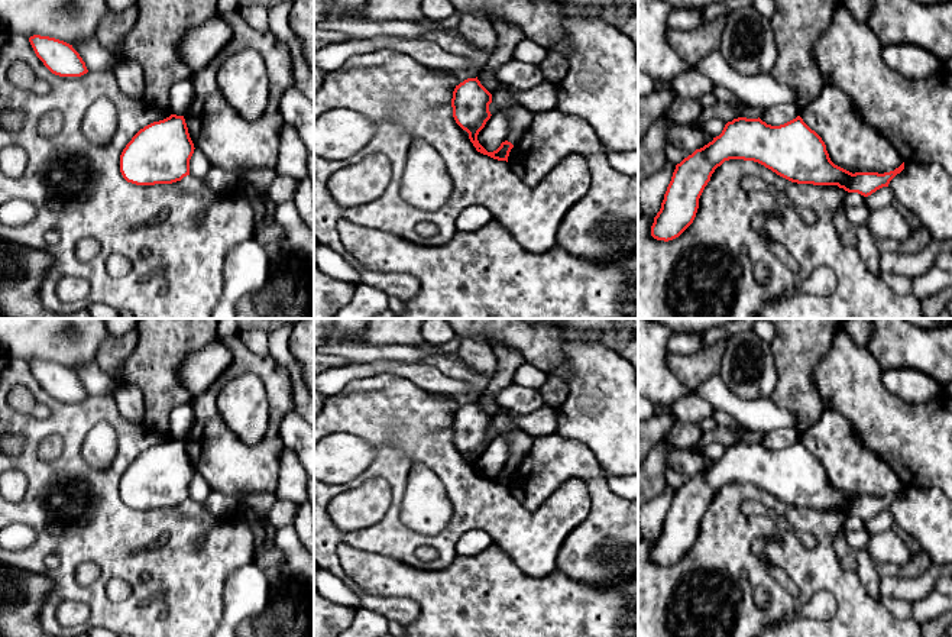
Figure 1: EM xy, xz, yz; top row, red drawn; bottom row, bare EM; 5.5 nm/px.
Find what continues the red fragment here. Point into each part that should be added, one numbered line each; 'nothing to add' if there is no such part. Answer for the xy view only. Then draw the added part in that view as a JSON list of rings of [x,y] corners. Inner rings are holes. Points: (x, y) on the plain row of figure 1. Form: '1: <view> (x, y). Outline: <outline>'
nothing to add

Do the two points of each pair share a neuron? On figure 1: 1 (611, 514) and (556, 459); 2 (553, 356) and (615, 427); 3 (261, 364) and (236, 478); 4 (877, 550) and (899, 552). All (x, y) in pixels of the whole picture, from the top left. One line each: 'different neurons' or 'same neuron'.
1: same neuron
2: different neurons
3: same neuron
4: same neuron

